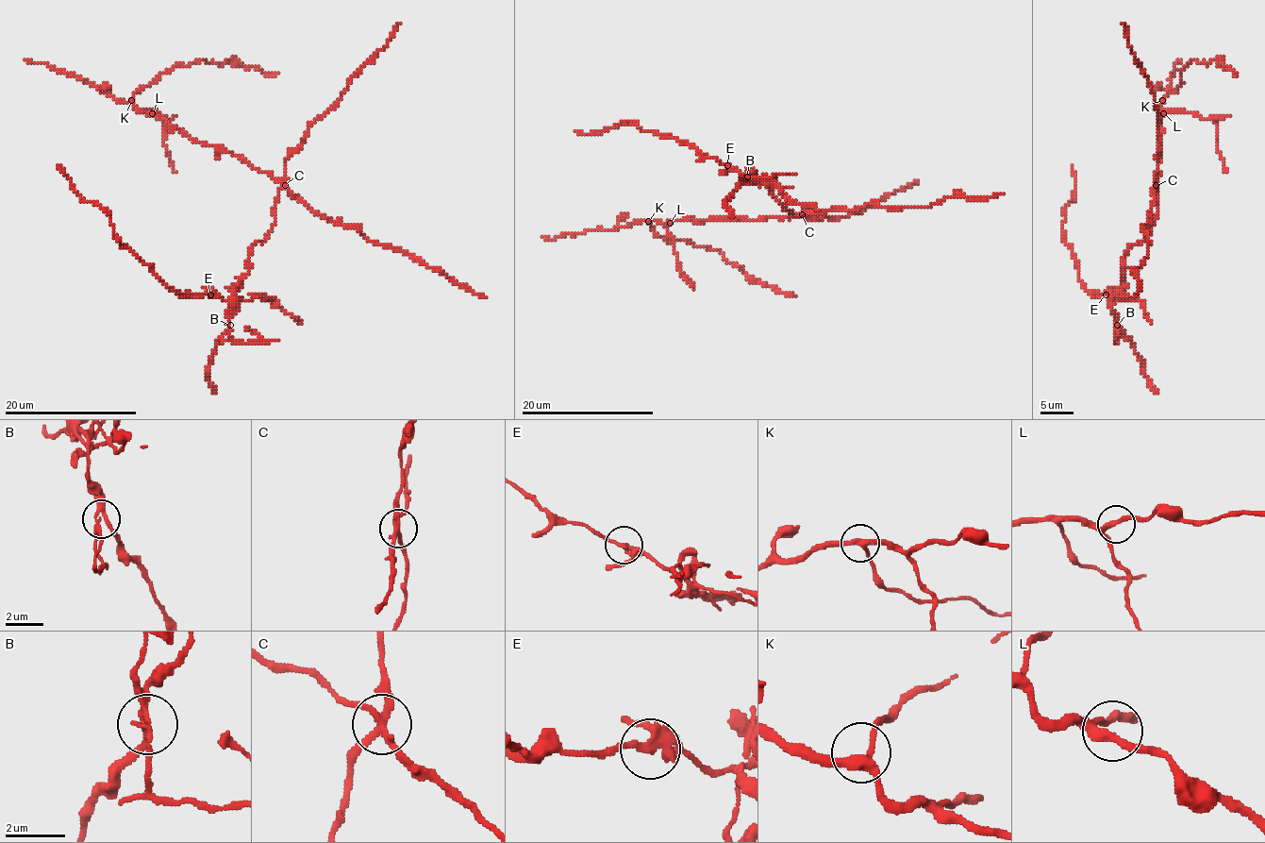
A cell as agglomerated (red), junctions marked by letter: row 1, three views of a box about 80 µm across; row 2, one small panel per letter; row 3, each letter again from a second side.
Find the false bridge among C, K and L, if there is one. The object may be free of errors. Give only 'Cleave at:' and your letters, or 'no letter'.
Cleave at: C

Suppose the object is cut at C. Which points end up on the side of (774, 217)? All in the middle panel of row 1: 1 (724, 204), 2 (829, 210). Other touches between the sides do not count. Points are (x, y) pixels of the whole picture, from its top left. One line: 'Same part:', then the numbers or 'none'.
Same part: 2

